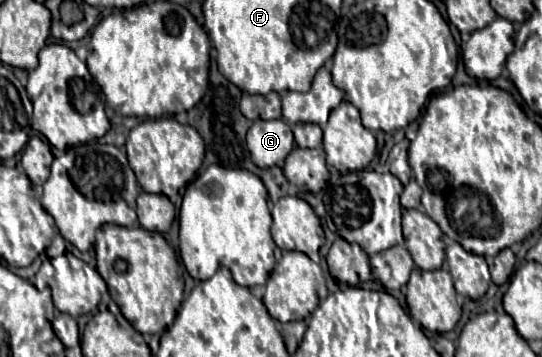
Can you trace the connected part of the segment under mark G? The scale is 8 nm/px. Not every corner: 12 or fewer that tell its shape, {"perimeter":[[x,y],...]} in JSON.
{"perimeter":[[259,119],[247,131],[251,161],[281,165],[295,147],[285,121]]}

